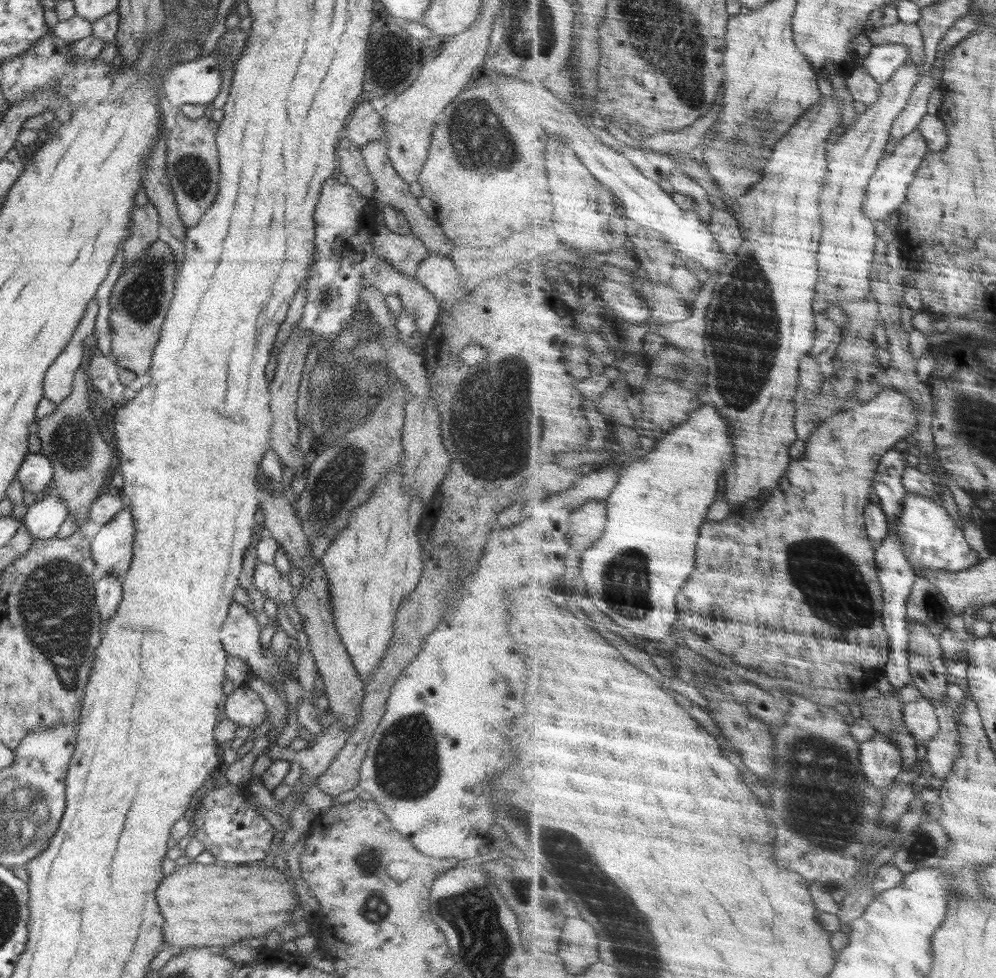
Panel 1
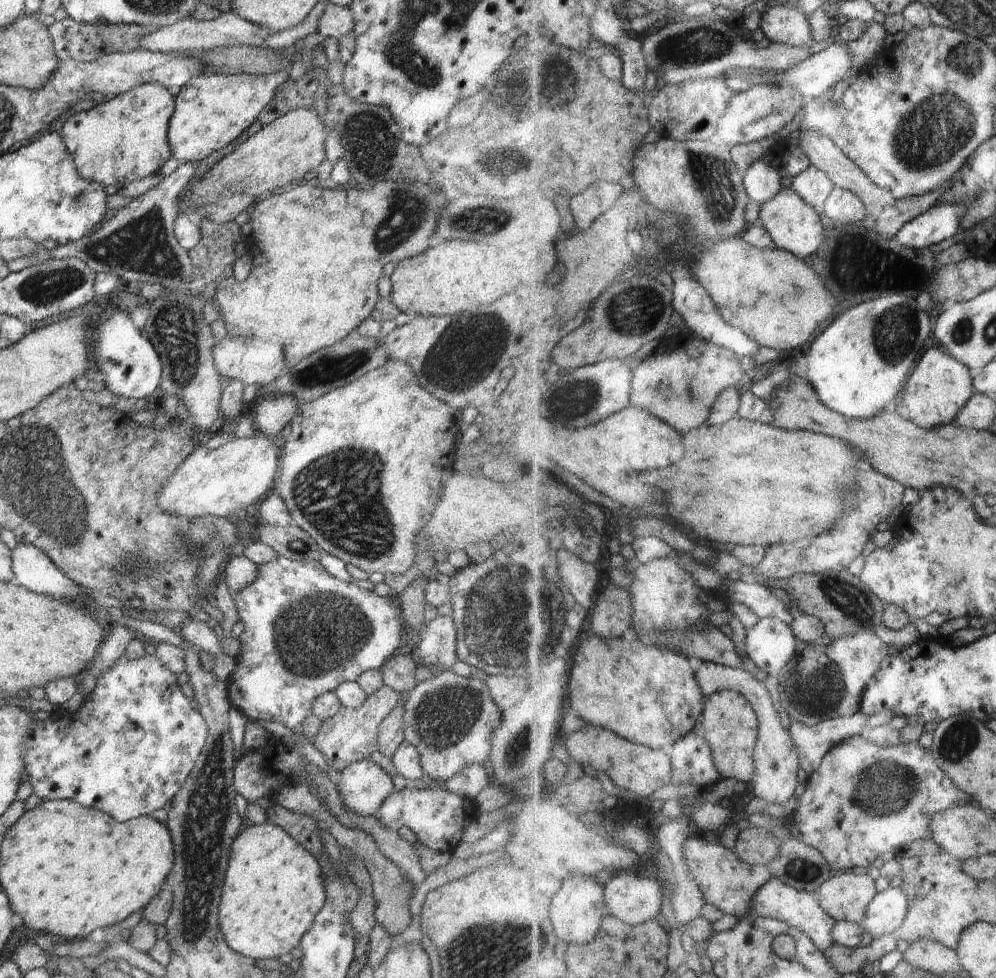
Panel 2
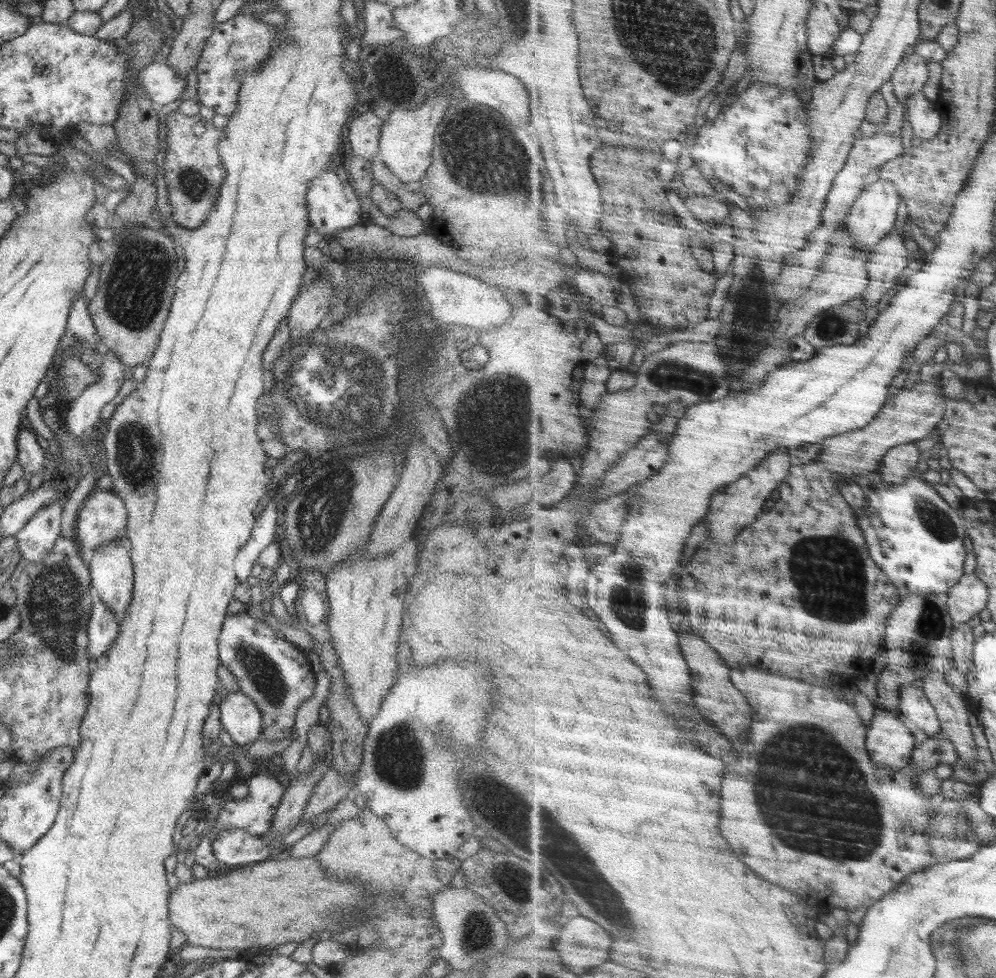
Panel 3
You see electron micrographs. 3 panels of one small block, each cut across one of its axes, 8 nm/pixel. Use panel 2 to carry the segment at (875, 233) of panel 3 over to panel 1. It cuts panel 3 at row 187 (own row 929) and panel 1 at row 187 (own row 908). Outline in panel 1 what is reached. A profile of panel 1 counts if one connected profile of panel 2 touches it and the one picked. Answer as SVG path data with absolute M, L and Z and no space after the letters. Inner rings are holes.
M918 128L914 133L908 135L900 145L897 145L891 155L880 161L865 204L865 212L867 212L867 215L873 220L875 225L878 220L886 222L892 212L898 212L903 204L907 202L909 188L912 182L917 179L918 170L923 166L925 158L930 151L928 140Z

